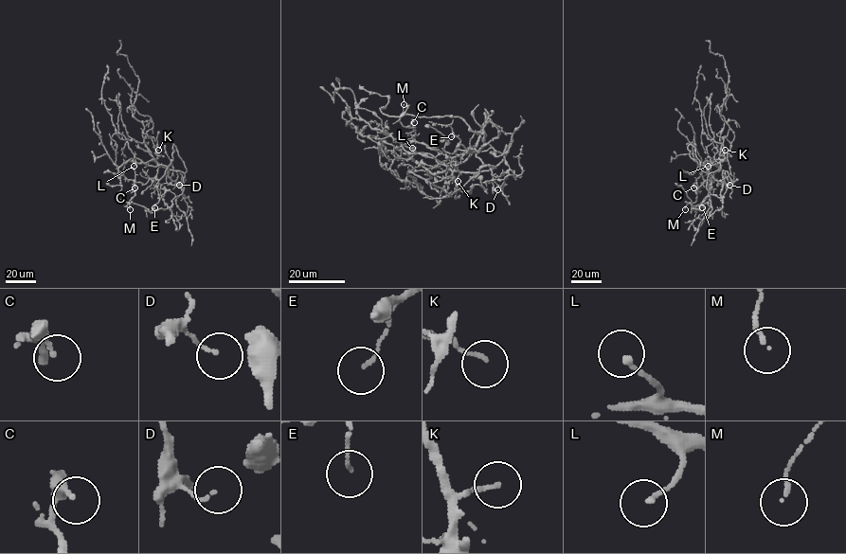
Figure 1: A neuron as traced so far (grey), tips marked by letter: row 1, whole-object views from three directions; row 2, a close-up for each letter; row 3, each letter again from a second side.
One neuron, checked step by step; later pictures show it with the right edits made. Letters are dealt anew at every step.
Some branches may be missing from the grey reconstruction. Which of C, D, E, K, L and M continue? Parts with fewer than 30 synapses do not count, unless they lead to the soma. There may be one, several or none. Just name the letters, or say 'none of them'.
none of them

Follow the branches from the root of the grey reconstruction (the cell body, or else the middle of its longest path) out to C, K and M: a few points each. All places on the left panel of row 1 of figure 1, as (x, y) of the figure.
C: (146, 147), (159, 167), (154, 178), (144, 184), (135, 182), (134, 187)
K: (146, 147), (155, 159), (158, 150)
M: (146, 147), (159, 167), (156, 175), (144, 184), (134, 183), (134, 195), (127, 203), (130, 209)

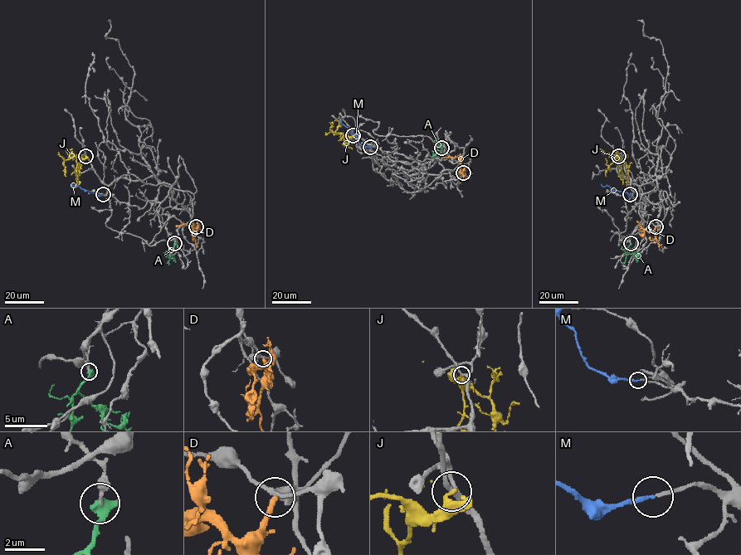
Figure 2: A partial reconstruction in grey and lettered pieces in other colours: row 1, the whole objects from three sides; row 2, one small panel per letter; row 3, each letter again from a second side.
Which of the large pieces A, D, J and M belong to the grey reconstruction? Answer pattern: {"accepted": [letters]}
{"accepted": ["M"]}

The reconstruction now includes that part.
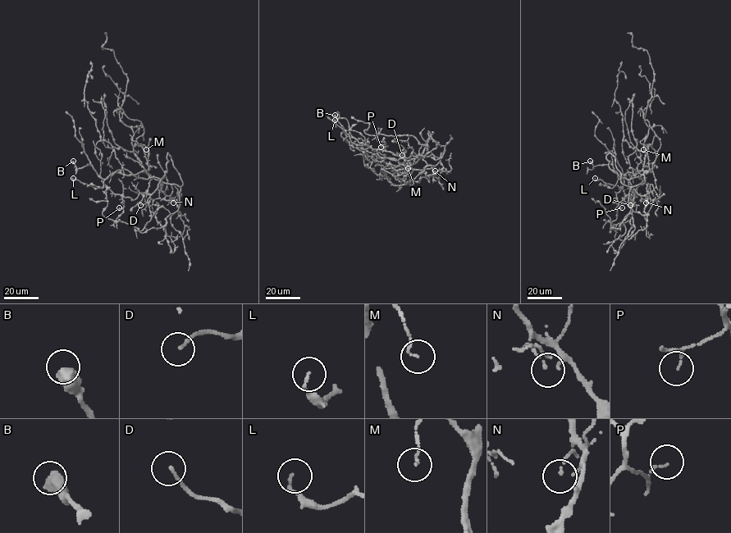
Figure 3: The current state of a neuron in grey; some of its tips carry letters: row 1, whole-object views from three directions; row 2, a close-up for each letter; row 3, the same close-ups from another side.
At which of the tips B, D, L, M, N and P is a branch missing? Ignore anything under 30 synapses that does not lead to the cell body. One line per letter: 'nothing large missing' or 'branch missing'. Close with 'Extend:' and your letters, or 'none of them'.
B: nothing large missing
D: branch missing
L: nothing large missing
M: nothing large missing
N: nothing large missing
P: nothing large missing
Extend: D

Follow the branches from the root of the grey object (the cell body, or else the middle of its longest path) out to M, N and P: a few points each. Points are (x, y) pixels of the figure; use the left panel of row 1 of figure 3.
M: (135, 156), (134, 147), (135, 145), (144, 145), (146, 149)
N: (135, 156), (150, 176), (160, 179), (161, 189), (171, 196), (173, 202)
P: (135, 156), (151, 178), (149, 186), (134, 199), (123, 197), (124, 207), (119, 207)

